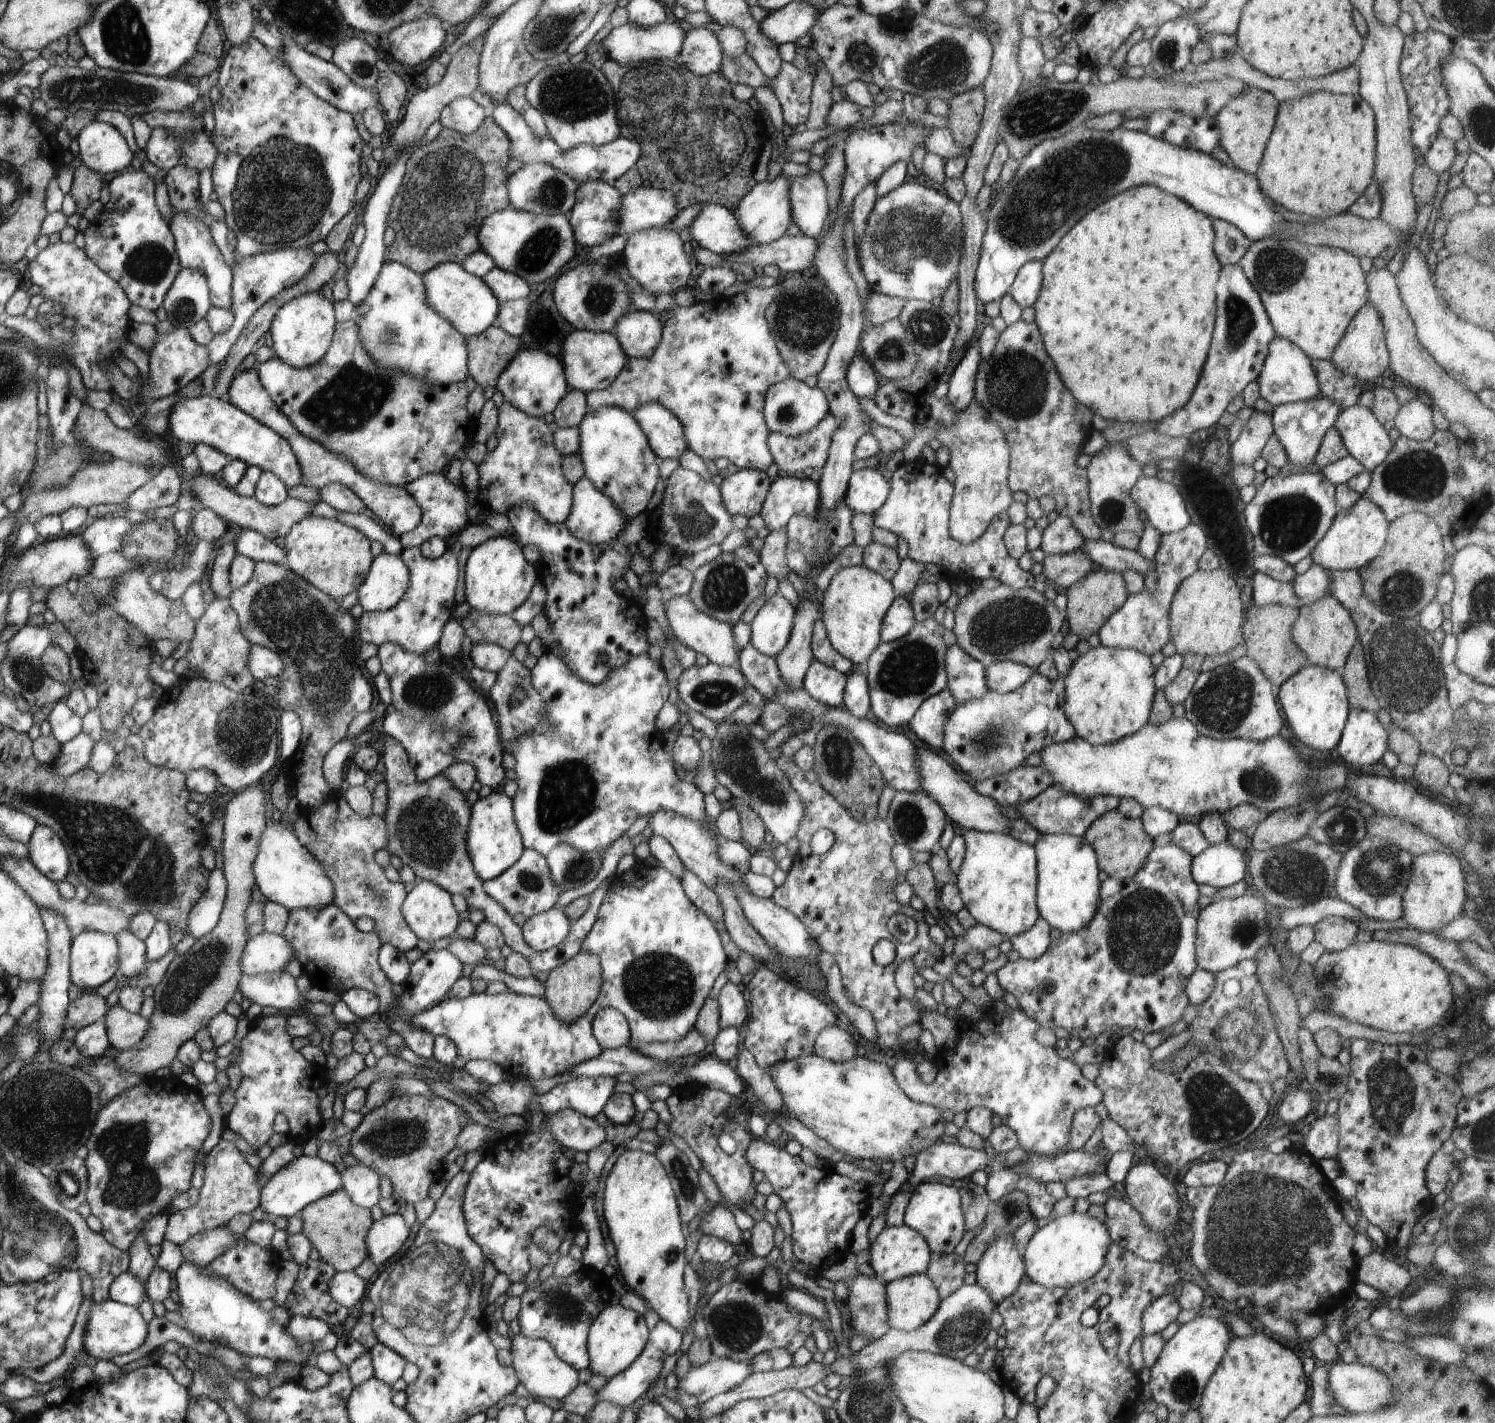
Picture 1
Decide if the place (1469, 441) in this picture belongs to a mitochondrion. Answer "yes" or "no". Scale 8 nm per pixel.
no

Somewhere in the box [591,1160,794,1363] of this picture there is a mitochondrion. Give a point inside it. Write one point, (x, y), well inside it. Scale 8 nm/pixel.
(736, 1323)

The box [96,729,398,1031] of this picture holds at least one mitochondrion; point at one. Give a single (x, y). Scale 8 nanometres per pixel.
(194, 974)

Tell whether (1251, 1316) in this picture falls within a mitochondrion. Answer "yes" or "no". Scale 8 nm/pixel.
no

